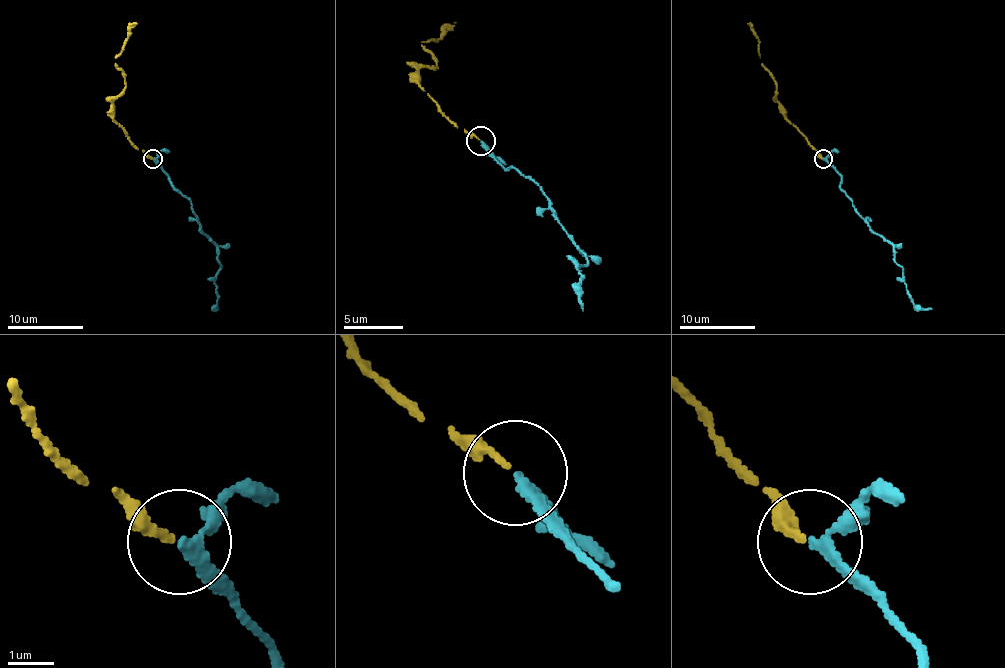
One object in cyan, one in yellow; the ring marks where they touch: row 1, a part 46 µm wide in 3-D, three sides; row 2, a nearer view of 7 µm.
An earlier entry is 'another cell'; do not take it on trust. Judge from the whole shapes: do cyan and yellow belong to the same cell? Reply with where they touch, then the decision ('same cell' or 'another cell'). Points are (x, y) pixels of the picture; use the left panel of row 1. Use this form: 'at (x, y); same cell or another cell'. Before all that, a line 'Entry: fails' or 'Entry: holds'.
Entry: fails
at (153, 158); same cell

